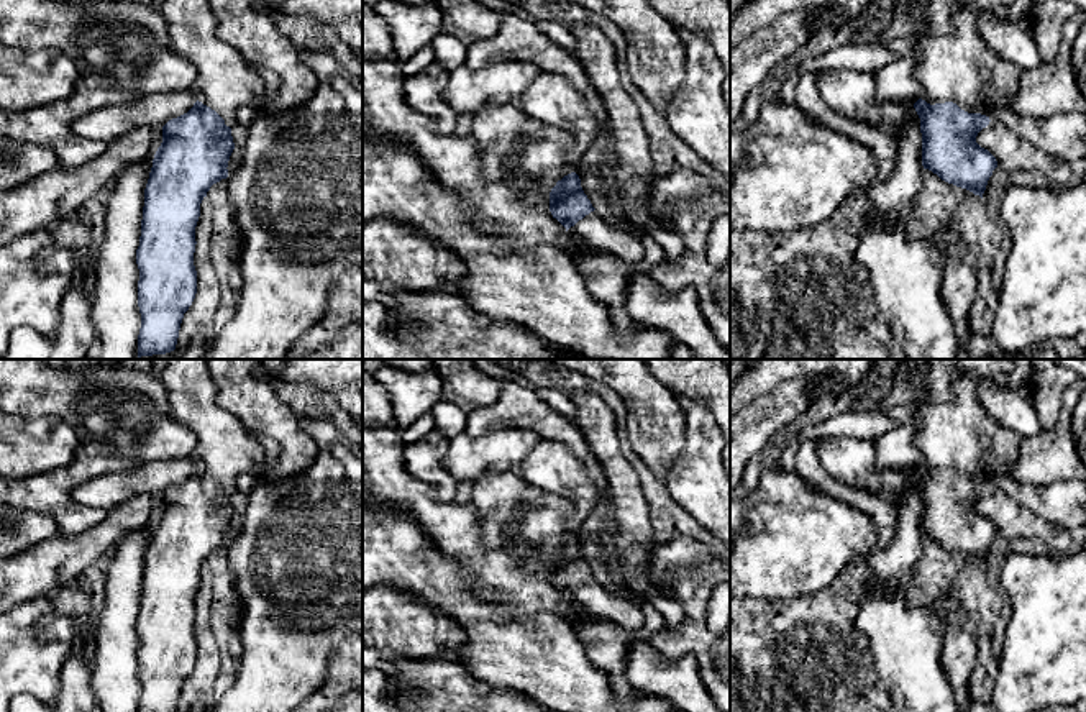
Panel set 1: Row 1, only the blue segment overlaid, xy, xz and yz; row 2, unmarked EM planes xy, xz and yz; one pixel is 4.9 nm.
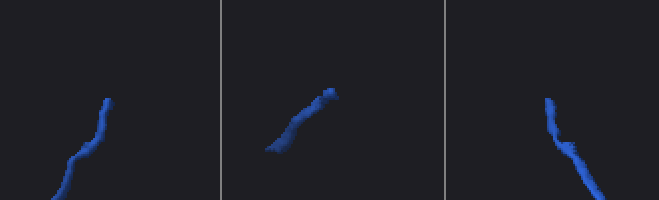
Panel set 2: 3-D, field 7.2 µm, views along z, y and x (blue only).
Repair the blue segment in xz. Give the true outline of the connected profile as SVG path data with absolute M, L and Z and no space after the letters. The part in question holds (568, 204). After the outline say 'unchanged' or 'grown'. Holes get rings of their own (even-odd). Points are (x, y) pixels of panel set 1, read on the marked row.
M576 172L564 176L550 192L550 212L566 228L568 244L577 264L599 256L638 262L645 246L633 233L610 225L591 203Z; grown

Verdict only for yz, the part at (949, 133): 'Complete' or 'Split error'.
Split error

